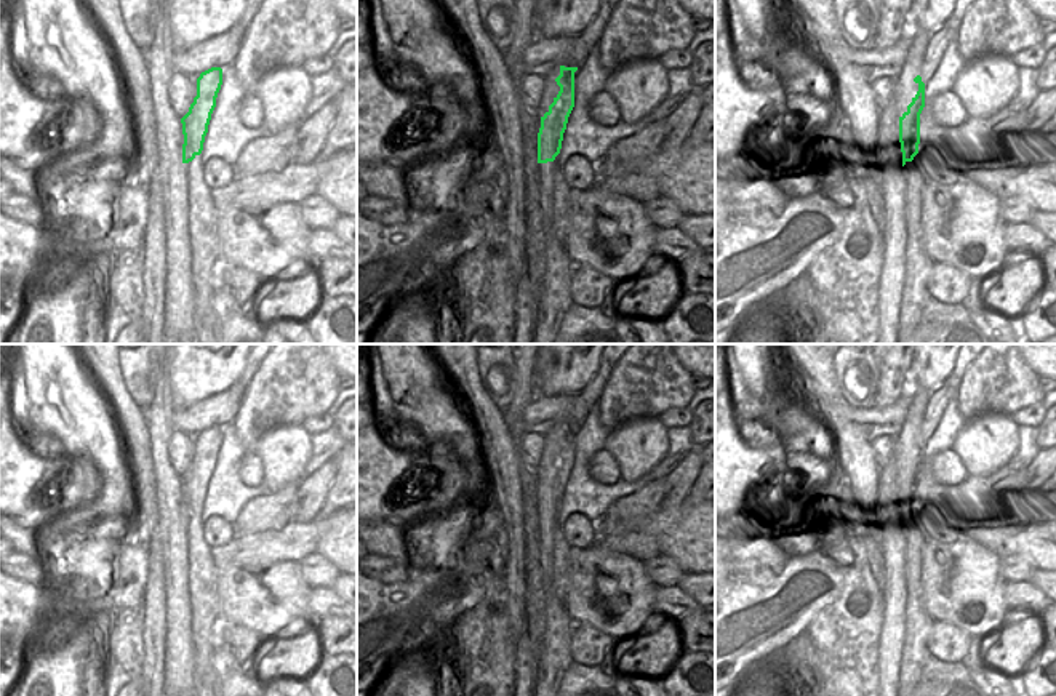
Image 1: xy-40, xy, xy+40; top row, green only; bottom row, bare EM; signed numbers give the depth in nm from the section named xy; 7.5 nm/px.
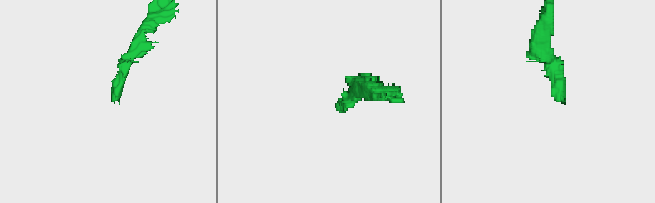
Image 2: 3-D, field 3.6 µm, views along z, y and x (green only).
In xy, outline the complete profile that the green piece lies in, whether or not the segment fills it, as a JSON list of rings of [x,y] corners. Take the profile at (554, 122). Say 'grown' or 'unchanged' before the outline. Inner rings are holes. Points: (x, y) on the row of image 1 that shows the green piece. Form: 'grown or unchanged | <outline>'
unchanged | [[[560,66],[560,75],[555,78],[560,86],[558,94],[541,117],[538,133],[538,163],[554,162],[560,154],[563,133],[568,117],[574,107],[574,72],[578,67]]]

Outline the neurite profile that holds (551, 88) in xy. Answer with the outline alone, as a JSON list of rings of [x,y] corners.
[[[557,67],[555,70],[549,72],[544,77],[542,98],[536,109],[538,128],[541,128],[541,118],[544,117],[546,112],[549,112],[549,106],[554,102],[554,99],[557,98],[560,91],[560,86],[555,82],[558,75],[560,75],[560,67]]]

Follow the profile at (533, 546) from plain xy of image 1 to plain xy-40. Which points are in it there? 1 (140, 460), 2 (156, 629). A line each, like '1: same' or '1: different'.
1: different
2: different

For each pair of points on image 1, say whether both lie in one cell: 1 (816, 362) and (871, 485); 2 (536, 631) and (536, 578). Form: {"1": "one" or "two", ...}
{"1": "one", "2": "one"}

